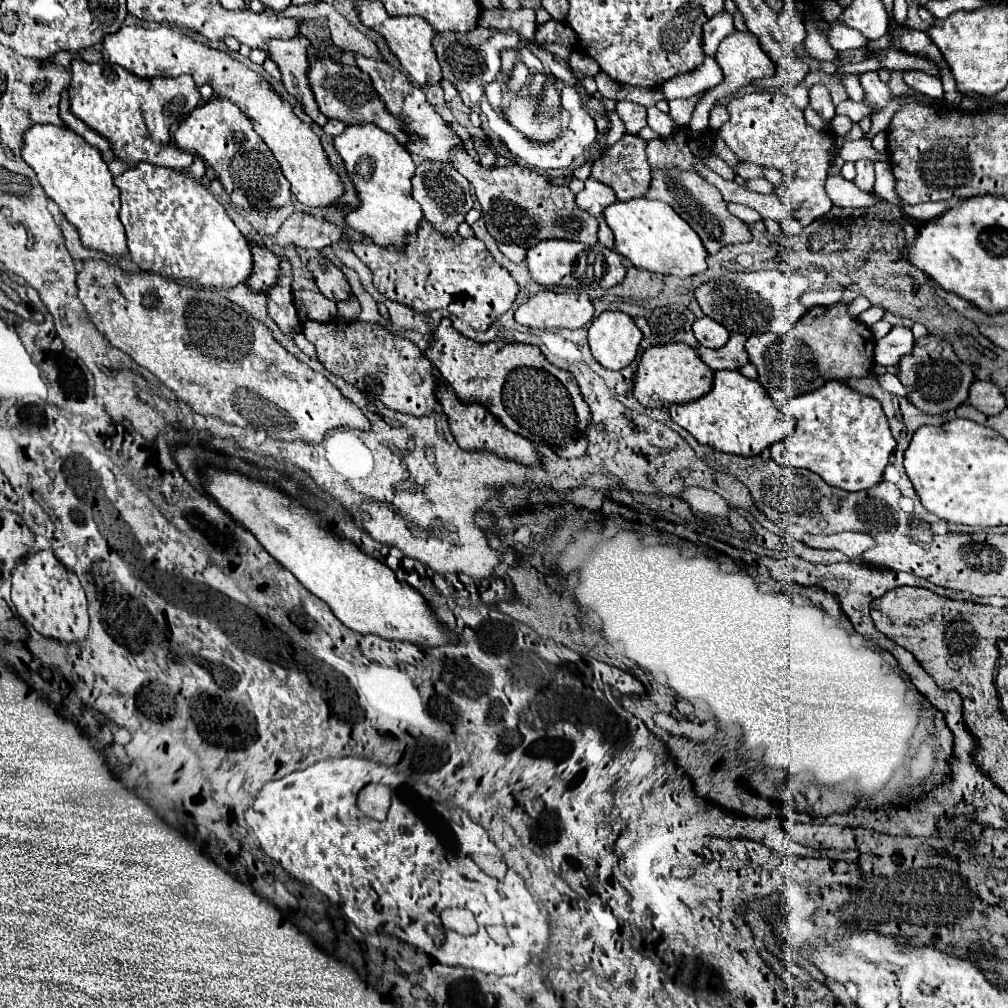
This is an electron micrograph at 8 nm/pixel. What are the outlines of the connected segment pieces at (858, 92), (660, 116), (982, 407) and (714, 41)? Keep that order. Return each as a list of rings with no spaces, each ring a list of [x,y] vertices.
[[[855,74],[845,76],[845,78],[843,78],[843,86],[845,86],[845,90],[847,90],[847,94],[849,94],[849,98],[851,98],[853,102],[863,102],[865,94],[863,94],[863,88],[861,88],[861,84],[859,84],[859,76],[855,76]]]
[[[655,106],[647,108],[647,126],[659,136],[669,136],[675,130],[675,122],[667,114],[659,112]]]
[[[975,380],[969,388],[969,402],[983,414],[999,414],[1005,408],[1005,398],[991,382]]]
[[[715,16],[707,24],[703,24],[703,54],[713,58],[725,36],[727,36],[727,18],[725,16]]]

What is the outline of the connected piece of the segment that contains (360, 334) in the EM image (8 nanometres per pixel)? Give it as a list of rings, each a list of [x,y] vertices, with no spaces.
[[[339,318],[327,324],[307,320],[303,324],[303,334],[311,344],[315,344],[319,362],[331,374],[365,392],[369,400],[377,398],[387,408],[417,418],[433,414],[439,406],[439,378],[433,374],[433,364],[413,342],[393,336],[377,324],[343,322]]]

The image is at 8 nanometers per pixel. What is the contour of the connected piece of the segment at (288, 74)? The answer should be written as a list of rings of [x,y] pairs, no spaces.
[[[301,34],[291,40],[269,40],[267,58],[279,66],[281,82],[285,90],[303,104],[305,114],[319,126],[325,126],[327,118],[319,112],[319,106],[313,98],[313,92],[309,90],[309,82],[305,76],[309,66],[307,46],[309,44]]]

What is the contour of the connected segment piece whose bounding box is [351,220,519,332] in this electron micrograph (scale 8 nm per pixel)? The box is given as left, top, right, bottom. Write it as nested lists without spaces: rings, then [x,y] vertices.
[[[421,220],[419,232],[405,242],[403,252],[363,242],[351,244],[351,250],[371,268],[373,284],[385,298],[419,314],[447,310],[479,332],[485,332],[511,308],[519,290],[511,274],[493,260],[479,238],[465,240],[459,234],[441,234],[427,220]]]

